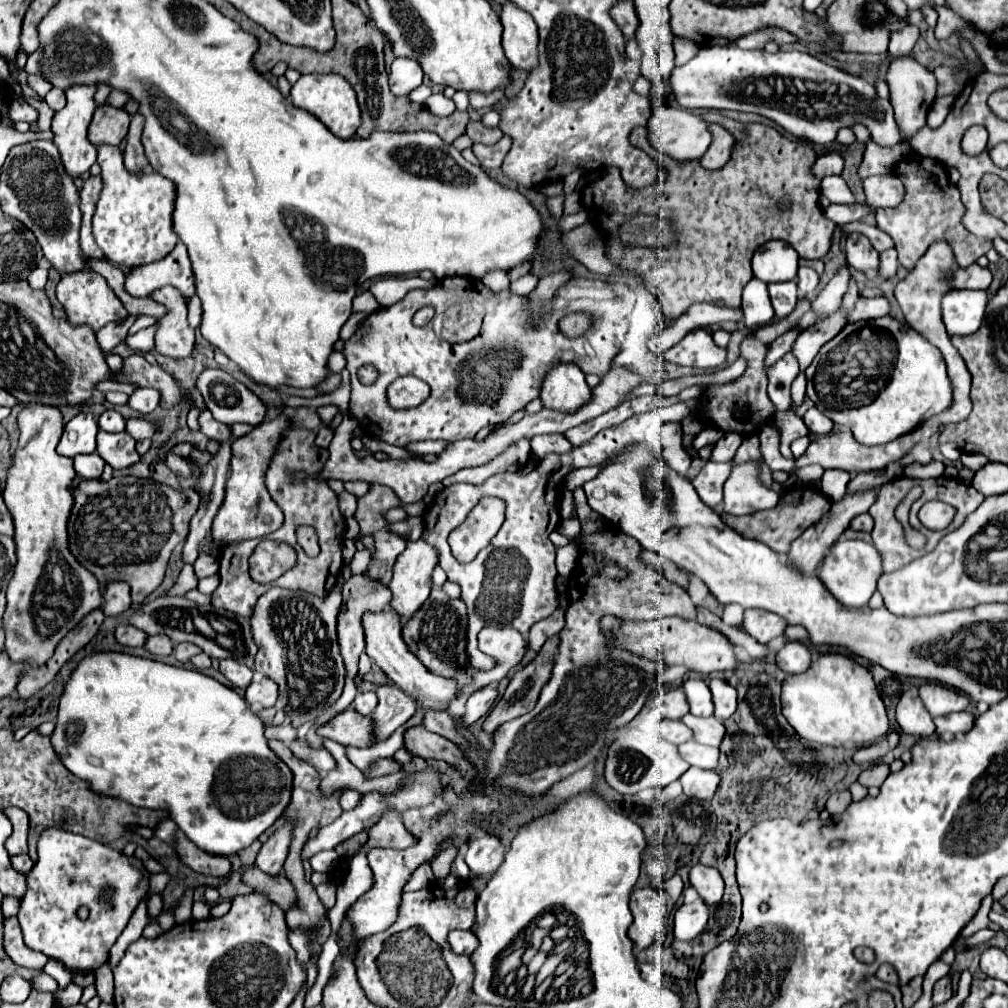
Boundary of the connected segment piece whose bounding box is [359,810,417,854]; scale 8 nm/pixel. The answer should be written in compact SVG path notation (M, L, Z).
M391 810L387 816L381 818L377 826L369 830L369 840L359 852L369 852L371 848L393 848L393 850L405 850L409 846L415 846L417 838L403 826L399 812Z

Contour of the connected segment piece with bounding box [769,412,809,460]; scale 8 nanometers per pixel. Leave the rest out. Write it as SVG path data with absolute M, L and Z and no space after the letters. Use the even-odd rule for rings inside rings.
M777 412L769 420L769 424L781 430L781 454L791 460L793 458L793 454L791 454L791 442L795 438L799 438L799 436L807 436L809 434L805 422L795 412L793 414L791 412Z

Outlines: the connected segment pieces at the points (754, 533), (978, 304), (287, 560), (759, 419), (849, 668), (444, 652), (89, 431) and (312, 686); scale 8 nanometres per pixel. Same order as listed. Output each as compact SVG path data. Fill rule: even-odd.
M797 484L791 488L785 488L781 492L779 504L771 510L761 510L755 514L745 514L745 516L733 516L733 514L723 514L719 512L721 520L731 526L735 532L739 532L743 538L751 538L757 542L763 542L777 554L787 554L789 546L795 538L799 538L811 524L819 522L823 514L831 508L831 500L813 484Z
M953 290L943 296L943 322L949 334L973 334L979 330L987 306L987 294L981 290Z
M263 540L255 548L255 554L249 558L249 572L255 582L273 582L285 570L295 566L295 550L291 546L283 546L283 542Z
M749 332L741 342L741 356L747 360L747 370L743 376L727 382L727 384L709 384L703 388L703 398L699 398L699 414L697 418L705 424L713 424L723 432L739 432L743 436L751 436L759 430L759 424L765 424L771 414L775 414L775 406L767 398L767 376L765 376L765 356L767 344L763 344L755 332ZM741 420L743 424L737 424Z
M787 642L775 654L775 660L785 674L791 674L783 680L781 704L783 716L801 738L829 746L843 746L847 742L871 744L879 736L887 734L889 722L885 704L873 676L853 658L837 652L825 652L811 662L809 648L803 642Z
M433 588L429 600L417 610L417 614L405 624L403 640L411 652L433 672L445 678L455 678L459 670L465 668L465 624L467 610L459 598L449 598L441 588Z
M85 410L85 414L81 412L65 424L65 432L57 446L57 452L69 458L77 454L91 454L95 452L95 446L97 446L95 442L97 432L99 432L97 420L91 416L91 412Z
M343 566L337 588L325 600L299 590L271 588L259 598L251 618L253 640L259 648L253 668L277 682L283 710L295 728L315 722L343 692L345 664L337 644L337 614L343 602L341 588L349 578L351 568Z

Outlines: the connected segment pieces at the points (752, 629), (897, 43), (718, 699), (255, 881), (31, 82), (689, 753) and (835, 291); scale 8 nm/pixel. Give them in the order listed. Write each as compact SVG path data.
M745 610L745 620L741 628L753 638L757 638L757 642L767 644L769 640L783 636L787 622L783 622L783 618L767 610Z
M907 24L899 31L892 32L888 44L888 52L897 56L907 56L914 47L920 32L915 25Z
M713 678L709 688L713 692L715 718L727 720L737 708L737 690L731 684L727 684L725 680L719 680L719 678Z
M249 868L241 872L241 882L249 886L253 892L267 896L271 902L275 902L283 910L289 910L295 904L295 890L283 874L267 876L259 868Z
M33 74L27 76L27 86L29 86L29 88L31 88L39 98L43 98L43 96L51 90L49 82L45 82L43 76L33 76Z
M689 740L689 742L681 744L679 746L679 754L691 766L705 768L705 770L715 770L715 766L719 762L719 748L703 746L703 744L695 742L695 740Z
M841 264L835 272L835 276L829 280L829 284L819 292L819 296L813 300L811 310L817 314L817 318L827 318L833 312L839 310L845 292L849 290L851 280L851 266Z

